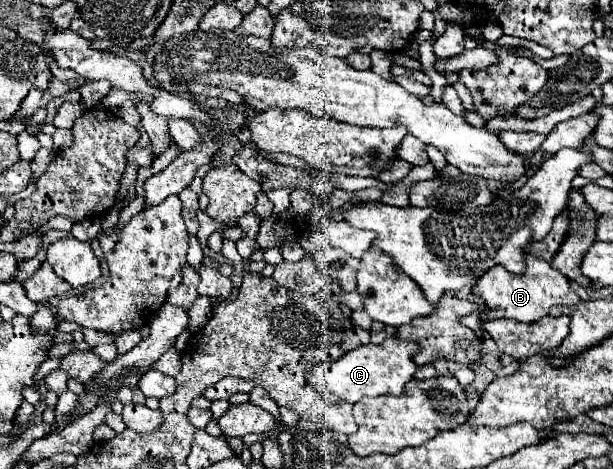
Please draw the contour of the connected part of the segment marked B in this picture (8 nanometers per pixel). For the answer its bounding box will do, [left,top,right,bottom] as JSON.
[476,254,580,322]

